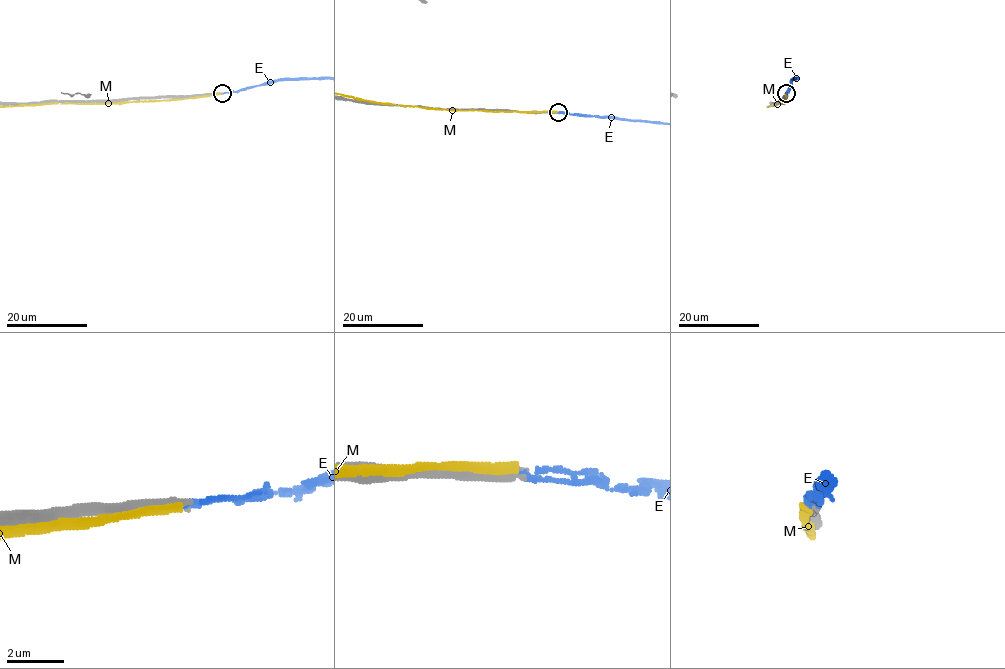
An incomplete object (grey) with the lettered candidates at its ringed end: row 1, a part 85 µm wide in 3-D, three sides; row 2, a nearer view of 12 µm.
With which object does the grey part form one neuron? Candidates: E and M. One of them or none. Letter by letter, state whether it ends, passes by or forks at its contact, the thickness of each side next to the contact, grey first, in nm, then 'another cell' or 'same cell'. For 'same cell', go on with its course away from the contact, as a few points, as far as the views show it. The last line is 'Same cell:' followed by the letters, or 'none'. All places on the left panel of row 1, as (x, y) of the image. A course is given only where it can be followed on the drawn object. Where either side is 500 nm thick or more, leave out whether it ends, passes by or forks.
E: it ends there; 400 nm thick on the grey side, 190 nm on the other; another cell
M: it ends there; 420 nm thick on the grey side, 400 nm on the other; another cell
Same cell: none

